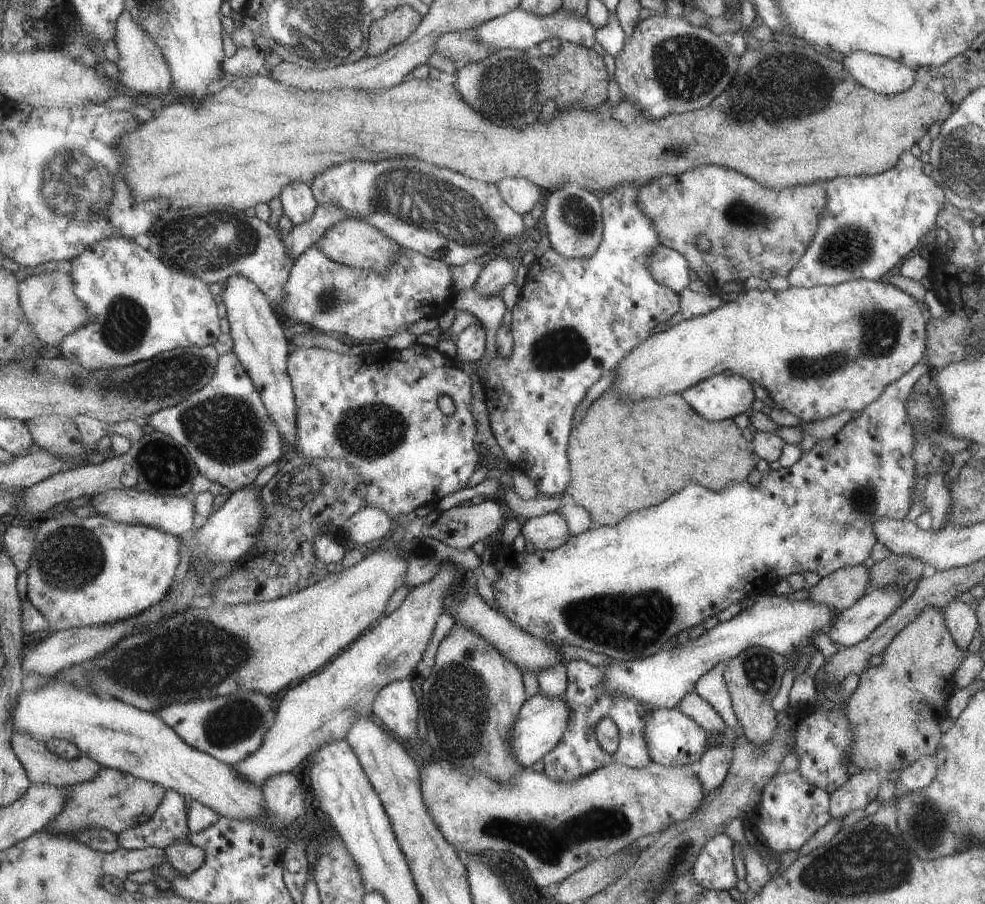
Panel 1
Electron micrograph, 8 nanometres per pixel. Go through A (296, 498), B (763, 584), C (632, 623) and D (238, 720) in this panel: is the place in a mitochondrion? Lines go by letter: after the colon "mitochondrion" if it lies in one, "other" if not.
A: other
B: other
C: mitochondrion
D: mitochondrion

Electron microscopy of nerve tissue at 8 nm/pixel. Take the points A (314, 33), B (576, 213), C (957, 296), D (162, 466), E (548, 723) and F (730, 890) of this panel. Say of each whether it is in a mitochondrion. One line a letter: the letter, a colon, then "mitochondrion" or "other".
A: mitochondrion
B: mitochondrion
C: other
D: mitochondrion
E: other
F: other

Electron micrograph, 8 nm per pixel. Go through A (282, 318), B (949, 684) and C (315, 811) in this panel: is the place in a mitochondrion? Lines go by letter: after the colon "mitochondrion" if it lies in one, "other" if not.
A: other
B: other
C: other

